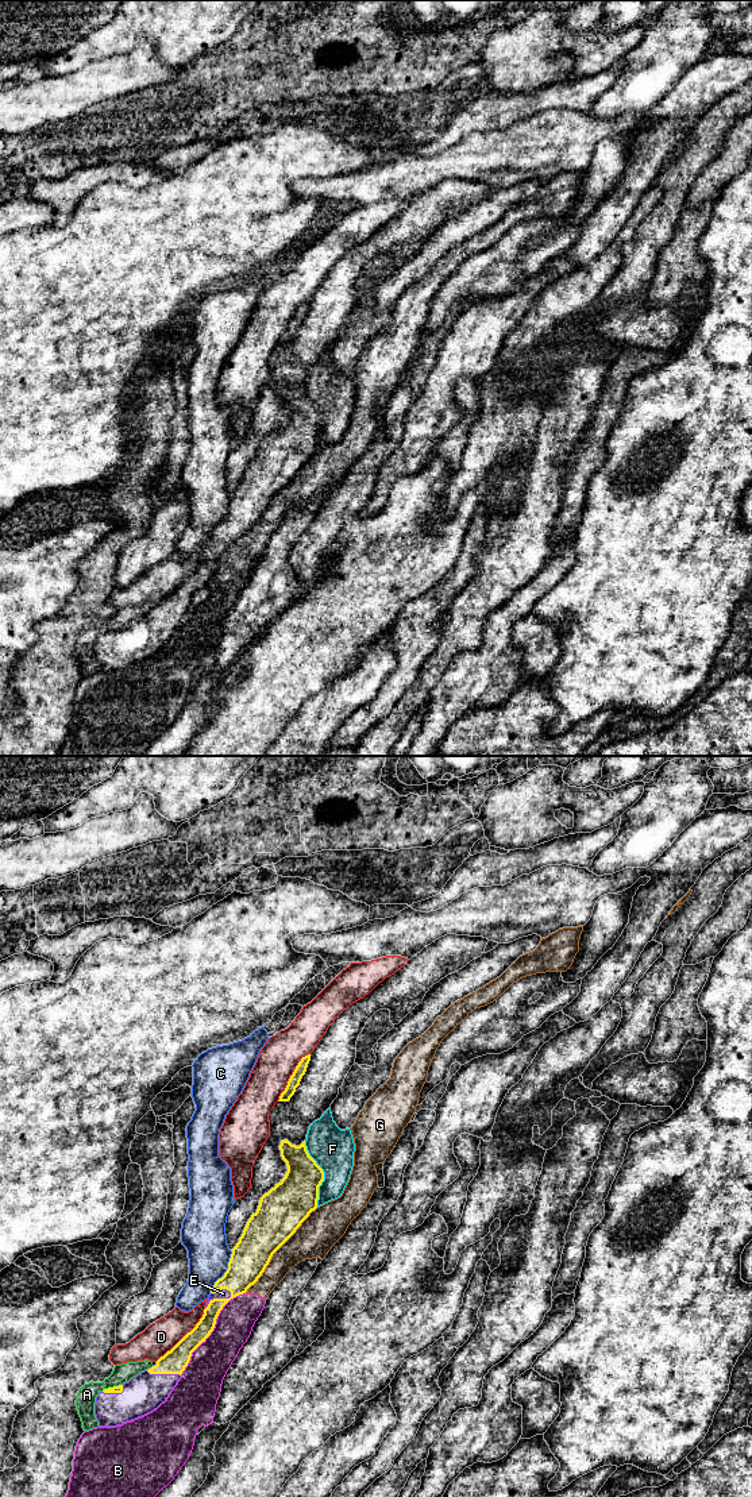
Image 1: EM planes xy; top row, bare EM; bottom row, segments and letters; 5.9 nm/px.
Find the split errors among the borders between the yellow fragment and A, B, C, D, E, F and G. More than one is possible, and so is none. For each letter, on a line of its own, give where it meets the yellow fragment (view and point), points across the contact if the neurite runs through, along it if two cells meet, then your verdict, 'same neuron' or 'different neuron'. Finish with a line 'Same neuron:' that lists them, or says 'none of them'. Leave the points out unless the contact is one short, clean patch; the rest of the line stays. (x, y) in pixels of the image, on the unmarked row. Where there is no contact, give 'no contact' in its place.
A: meets yellow in xy at (111, 632); different neuron
B: meets yellow in xy at (212, 574); different neuron
C: meets yellow in xy at (226, 516); border along xy (232, 496), (227, 514), (209, 536); different neuron
D: meets yellow in xy at (185, 579); different neuron
E: meets yellow in xy at (218, 543); same neuron
F: meets yellow in xy at (323, 417); different neuron
G: meets yellow in xy at (278, 492); different neuron
Same neuron: E

